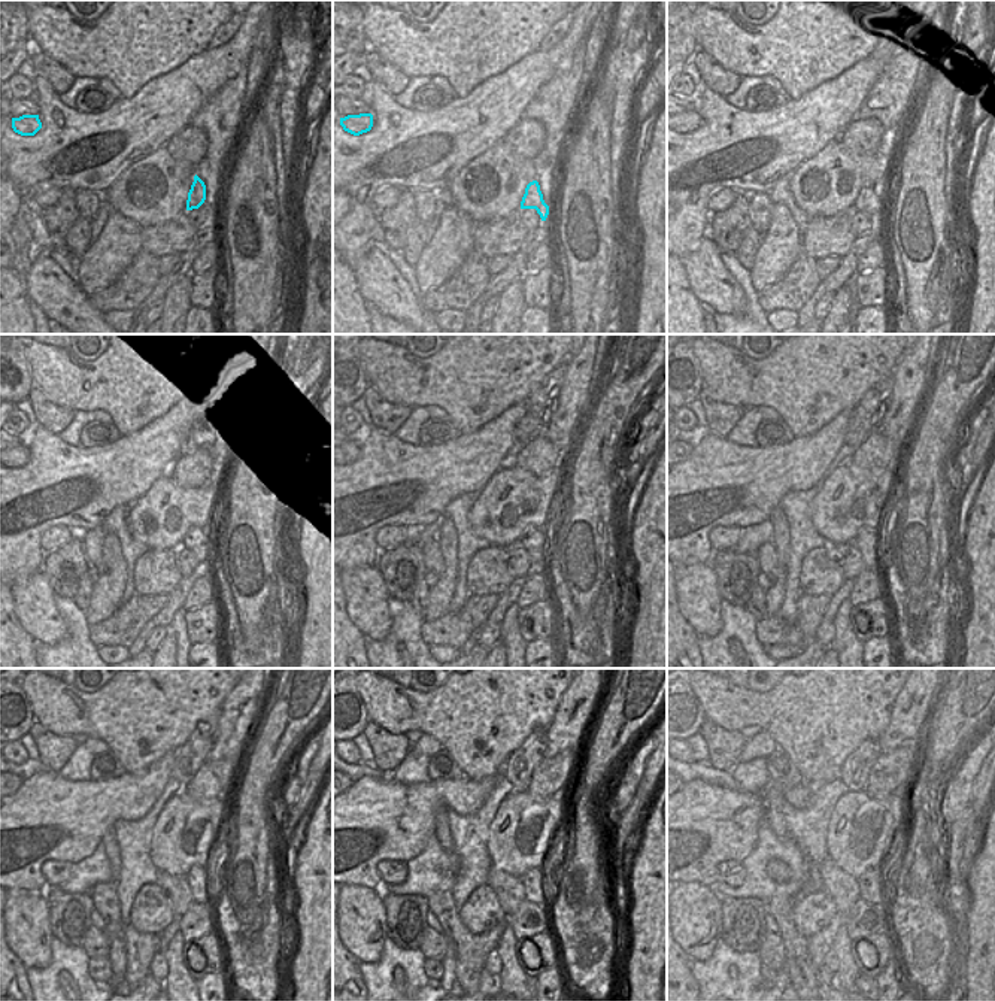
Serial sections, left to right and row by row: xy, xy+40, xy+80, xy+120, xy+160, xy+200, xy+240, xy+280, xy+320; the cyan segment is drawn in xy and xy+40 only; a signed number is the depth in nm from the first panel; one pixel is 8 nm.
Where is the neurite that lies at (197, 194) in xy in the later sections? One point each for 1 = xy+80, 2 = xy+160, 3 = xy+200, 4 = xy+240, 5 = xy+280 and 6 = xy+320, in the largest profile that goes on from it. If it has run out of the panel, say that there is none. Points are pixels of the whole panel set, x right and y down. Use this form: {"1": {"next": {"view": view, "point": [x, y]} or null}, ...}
{"1": {"next": {"view": "xy+80", "point": [867, 202]}}, "2": {"next": {"view": "xy+160", "point": [533, 539]}}, "3": {"next": {"view": "xy+200", "point": [867, 539]}}, "4": {"next": {"view": "xy+240", "point": [199, 877]}}, "5": {"next": {"view": "xy+280", "point": [534, 880]}}, "6": {"next": {"view": "xy+320", "point": [871, 883]}}}

